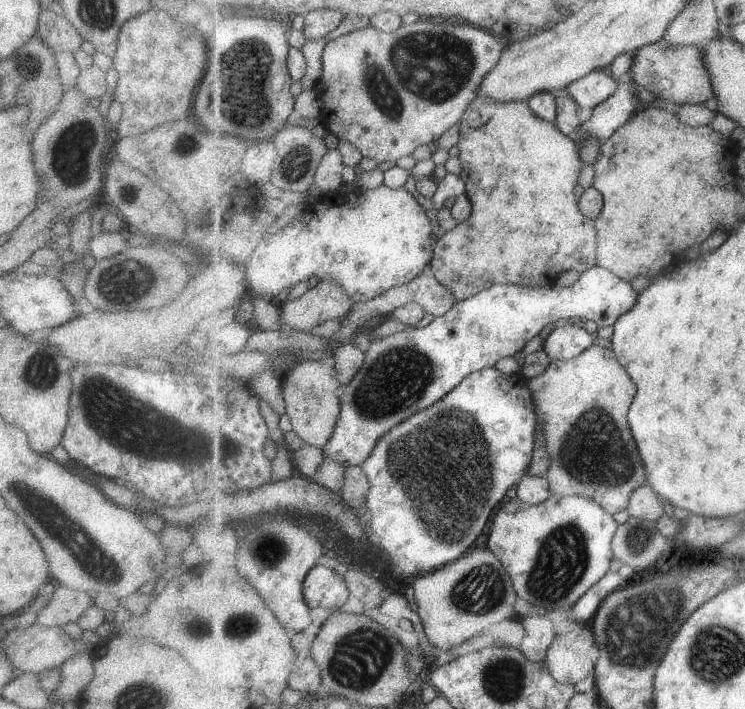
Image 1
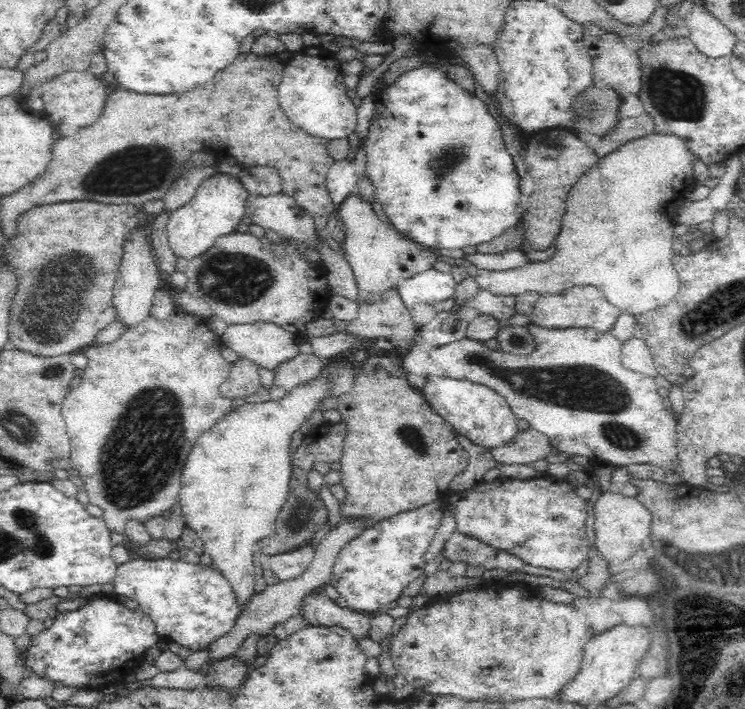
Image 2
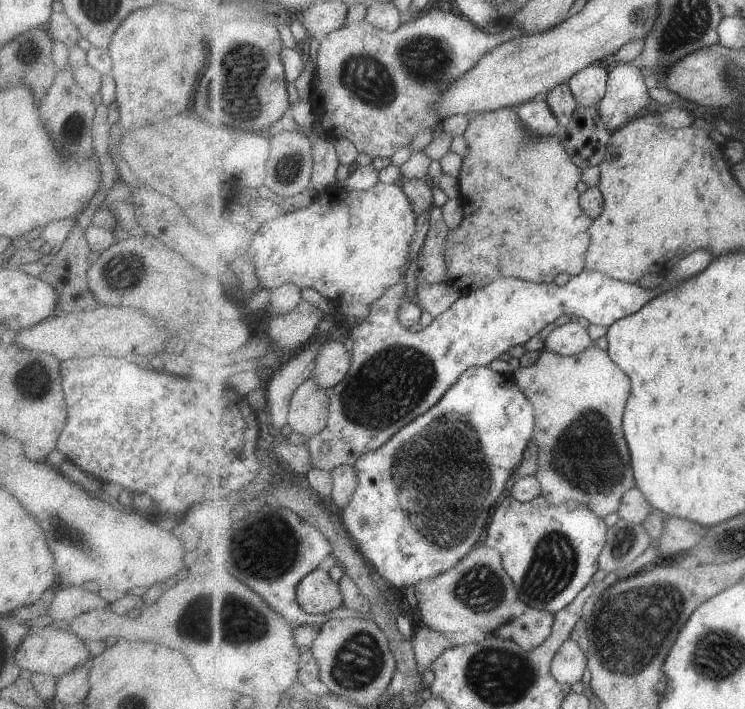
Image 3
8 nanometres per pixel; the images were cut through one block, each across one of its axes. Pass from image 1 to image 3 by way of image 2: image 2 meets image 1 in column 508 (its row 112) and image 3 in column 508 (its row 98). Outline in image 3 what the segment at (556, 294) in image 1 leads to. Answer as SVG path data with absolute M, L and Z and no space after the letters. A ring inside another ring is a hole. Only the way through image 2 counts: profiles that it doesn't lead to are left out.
M584 270L564 285L503 277L480 289L466 291L449 310L434 317L424 329L411 332L401 324L398 317L400 304L406 299L404 282L403 278L370 305L368 316L351 330L350 337L354 342L351 349L351 368L347 376L330 390L328 427L305 440L310 446L314 467L332 471L341 465L355 466L364 454L377 450L404 426L433 408L466 370L487 367L497 356L505 354L513 346L529 342L559 316L586 318L591 324L609 328L618 320L639 312L652 298L660 294L655 288L645 290L637 283L620 281L599 271Z

